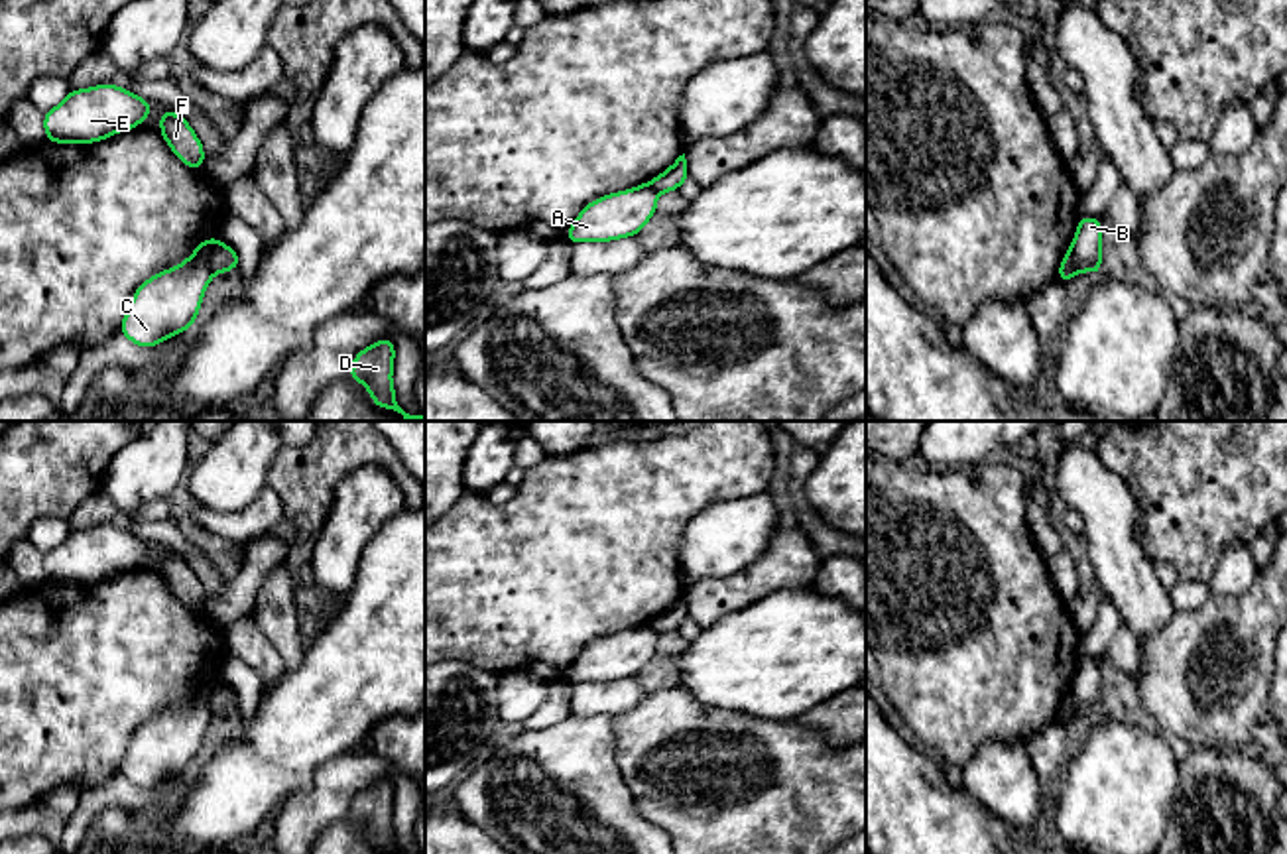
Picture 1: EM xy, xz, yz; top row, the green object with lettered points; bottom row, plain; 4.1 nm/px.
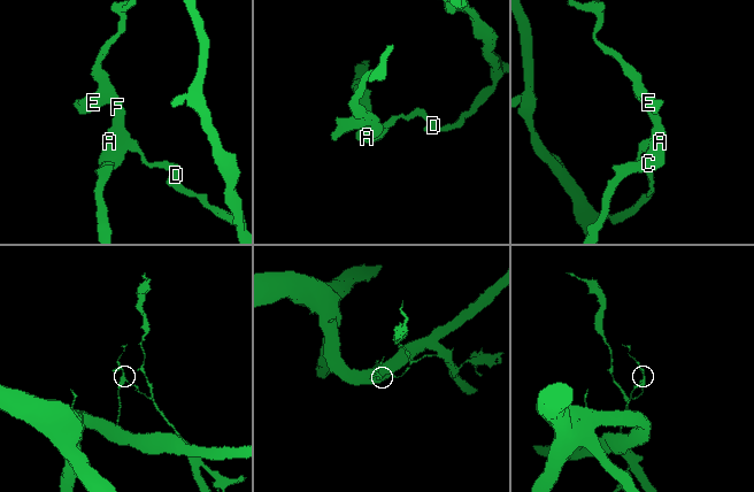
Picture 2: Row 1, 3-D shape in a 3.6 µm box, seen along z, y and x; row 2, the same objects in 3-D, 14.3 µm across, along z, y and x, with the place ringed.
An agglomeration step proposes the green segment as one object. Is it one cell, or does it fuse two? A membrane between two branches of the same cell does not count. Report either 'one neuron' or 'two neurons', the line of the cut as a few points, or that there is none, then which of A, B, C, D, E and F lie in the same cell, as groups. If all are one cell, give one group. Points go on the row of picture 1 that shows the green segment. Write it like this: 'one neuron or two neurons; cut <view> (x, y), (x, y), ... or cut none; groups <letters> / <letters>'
two neurons; cut yz (1071, 248), (1075, 270), (1063, 282); groups A B C E F / D

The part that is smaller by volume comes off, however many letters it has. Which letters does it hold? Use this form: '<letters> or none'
D

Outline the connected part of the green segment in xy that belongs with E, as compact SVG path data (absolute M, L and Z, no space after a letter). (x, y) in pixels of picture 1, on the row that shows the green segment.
M102 83L73 89L55 108L43 112L43 132L53 144L96 144L118 132L136 130L150 114L148 98Z

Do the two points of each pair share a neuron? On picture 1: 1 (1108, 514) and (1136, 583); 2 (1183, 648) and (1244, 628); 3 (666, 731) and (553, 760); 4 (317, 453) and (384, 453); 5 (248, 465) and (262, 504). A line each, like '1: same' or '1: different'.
1: same
2: same
3: different
4: same
5: different

